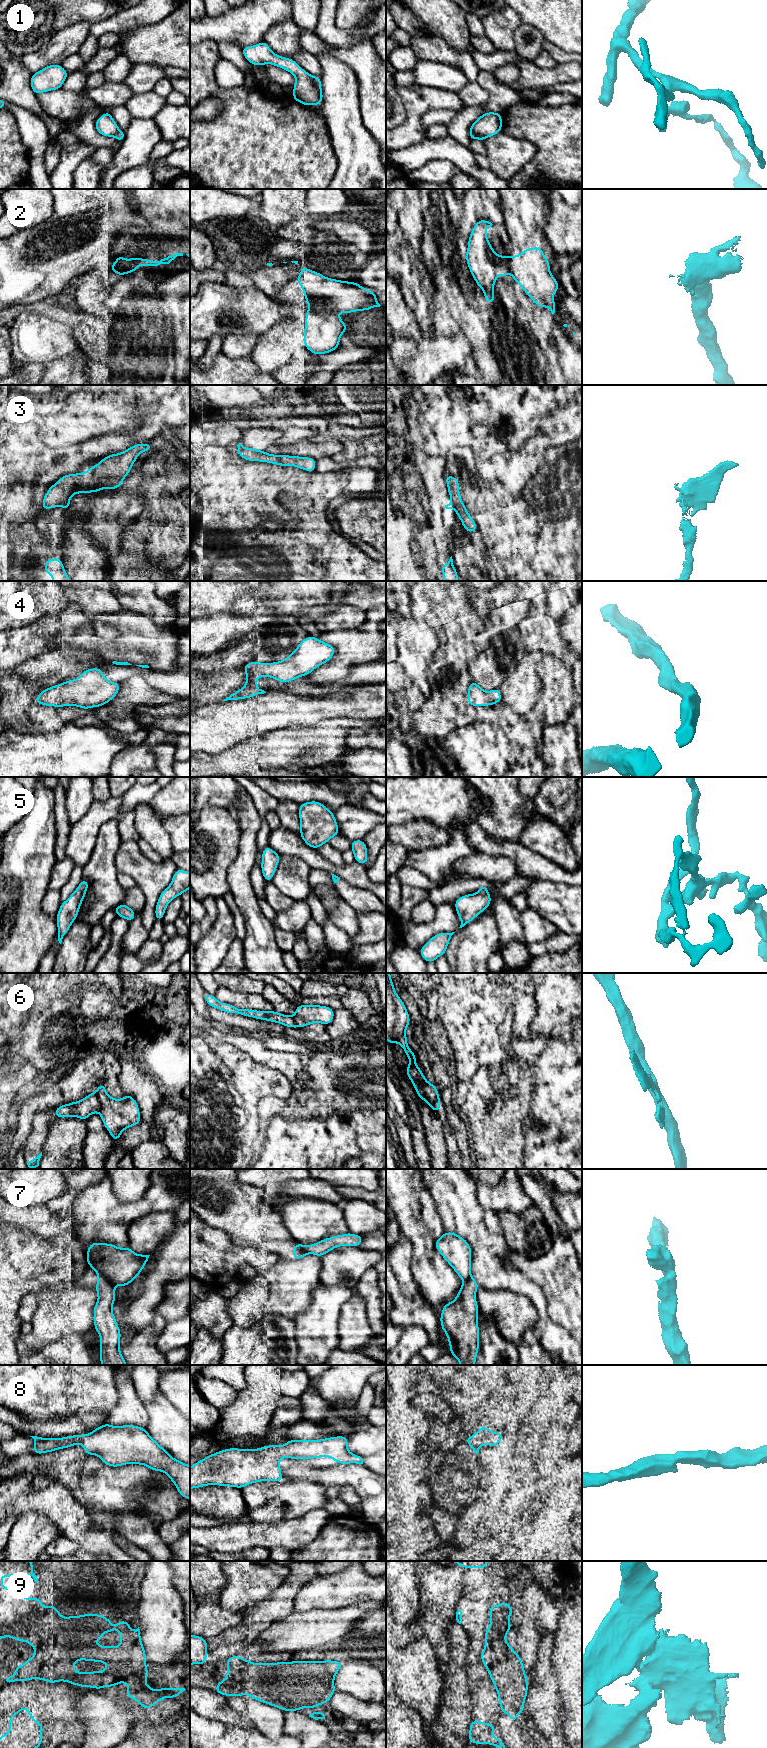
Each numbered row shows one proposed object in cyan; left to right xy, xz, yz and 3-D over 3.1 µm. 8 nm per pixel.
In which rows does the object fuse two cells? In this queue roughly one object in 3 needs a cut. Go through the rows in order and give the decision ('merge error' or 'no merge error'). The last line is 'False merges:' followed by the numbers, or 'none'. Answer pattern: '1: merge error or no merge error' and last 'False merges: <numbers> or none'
1: merge error
2: merge error
3: merge error
4: no merge error
5: no merge error
6: merge error
7: merge error
8: no merge error
9: merge error
False merges: 1, 2, 3, 6, 7, 9

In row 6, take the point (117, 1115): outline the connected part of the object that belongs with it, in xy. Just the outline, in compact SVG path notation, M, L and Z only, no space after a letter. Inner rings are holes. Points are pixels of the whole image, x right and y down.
M104 1083L98 1086L96 1095L100 1101L100 1117L114 1141L120 1139L120 1135L125 1129L140 1124L142 1120L140 1110L136 1100L131 1095L124 1094L120 1100L112 1098L107 1094Z

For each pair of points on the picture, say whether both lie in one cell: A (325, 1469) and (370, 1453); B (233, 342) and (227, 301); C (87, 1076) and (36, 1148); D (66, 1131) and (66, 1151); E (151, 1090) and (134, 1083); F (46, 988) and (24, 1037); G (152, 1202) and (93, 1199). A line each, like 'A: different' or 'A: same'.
A: different
B: different
C: different
D: same
E: same
F: same
G: same

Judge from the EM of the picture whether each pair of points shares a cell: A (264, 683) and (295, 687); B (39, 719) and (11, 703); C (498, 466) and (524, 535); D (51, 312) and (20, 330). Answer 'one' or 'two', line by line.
A: one
B: one
C: two
D: two

